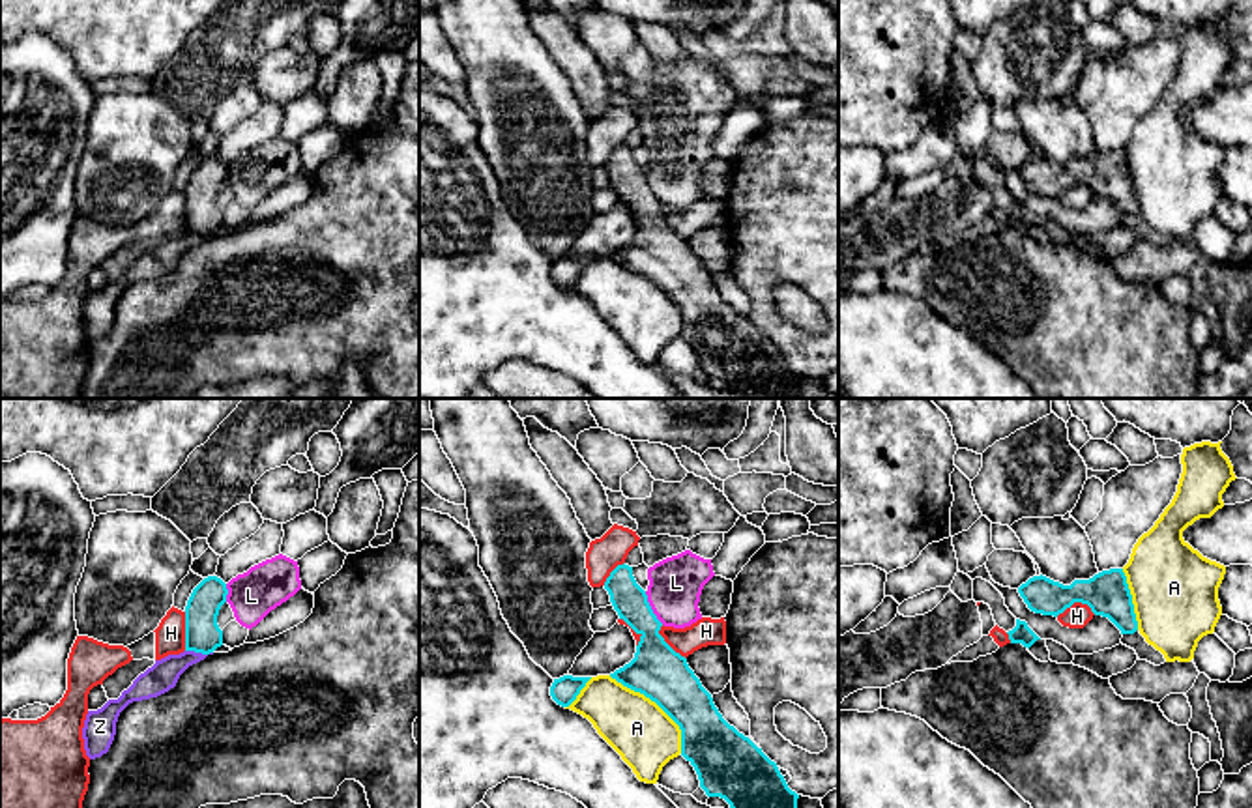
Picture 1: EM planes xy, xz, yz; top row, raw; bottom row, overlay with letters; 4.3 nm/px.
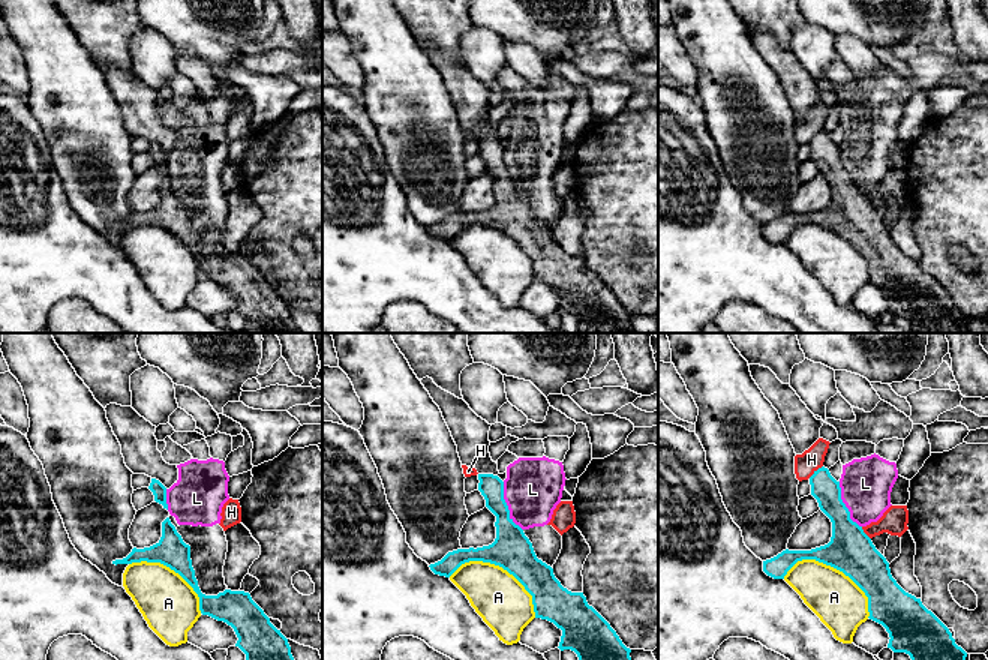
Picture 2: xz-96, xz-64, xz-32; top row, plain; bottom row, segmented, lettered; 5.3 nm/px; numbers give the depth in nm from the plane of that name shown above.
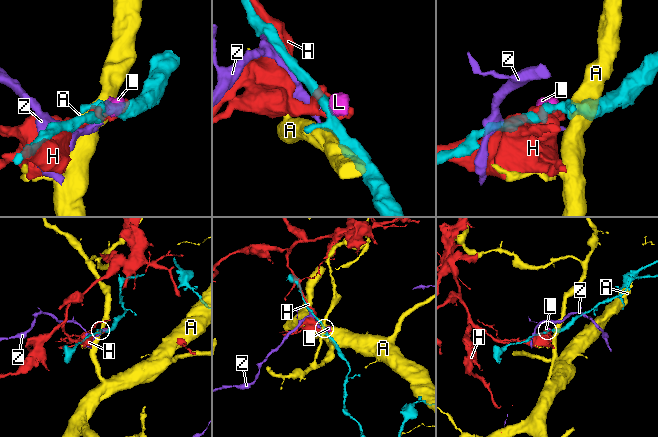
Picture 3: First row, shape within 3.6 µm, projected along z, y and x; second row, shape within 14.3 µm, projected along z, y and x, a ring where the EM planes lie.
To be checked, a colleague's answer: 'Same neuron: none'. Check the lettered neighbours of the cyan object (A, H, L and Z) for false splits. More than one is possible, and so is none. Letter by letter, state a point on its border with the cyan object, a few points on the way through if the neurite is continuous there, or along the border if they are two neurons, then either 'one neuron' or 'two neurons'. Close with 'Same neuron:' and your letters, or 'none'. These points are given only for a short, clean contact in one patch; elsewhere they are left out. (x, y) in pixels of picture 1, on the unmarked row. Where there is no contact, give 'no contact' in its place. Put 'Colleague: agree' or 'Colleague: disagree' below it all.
A: xz (657, 285) | two neurons
H: yz (1075, 182) | two neurons
L: xz (650, 189) | along xz (644, 173), (652, 193), (663, 204) | two neurons
Z: xy (199, 232) | two neurons
Same neuron: none
Colleague: agree

